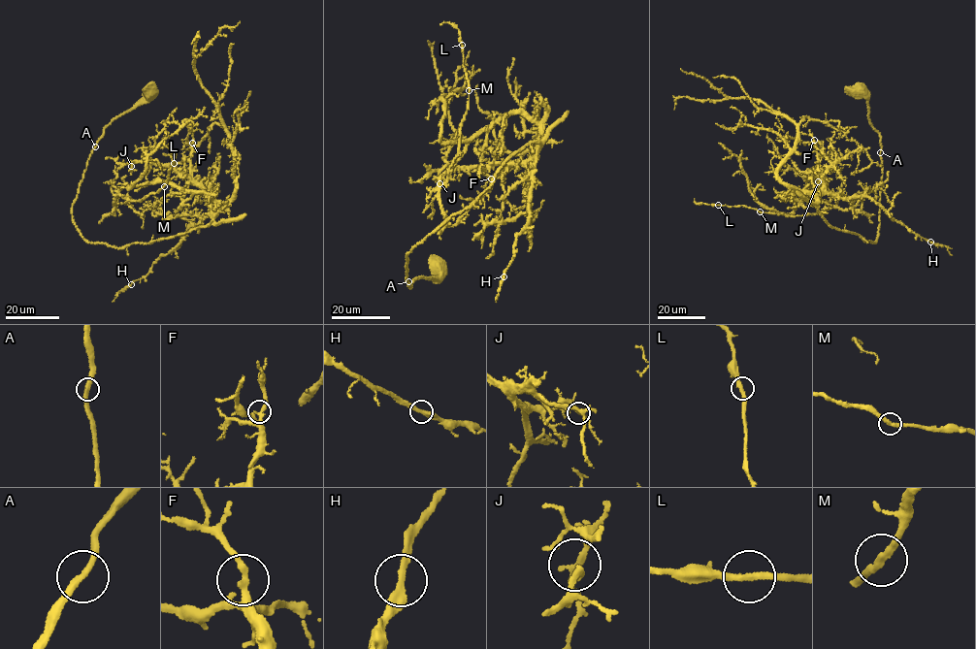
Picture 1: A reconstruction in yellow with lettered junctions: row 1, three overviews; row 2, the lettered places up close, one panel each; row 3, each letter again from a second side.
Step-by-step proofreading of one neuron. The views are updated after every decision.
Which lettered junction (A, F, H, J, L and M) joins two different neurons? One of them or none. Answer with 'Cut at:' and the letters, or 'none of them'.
Cut at: none of them

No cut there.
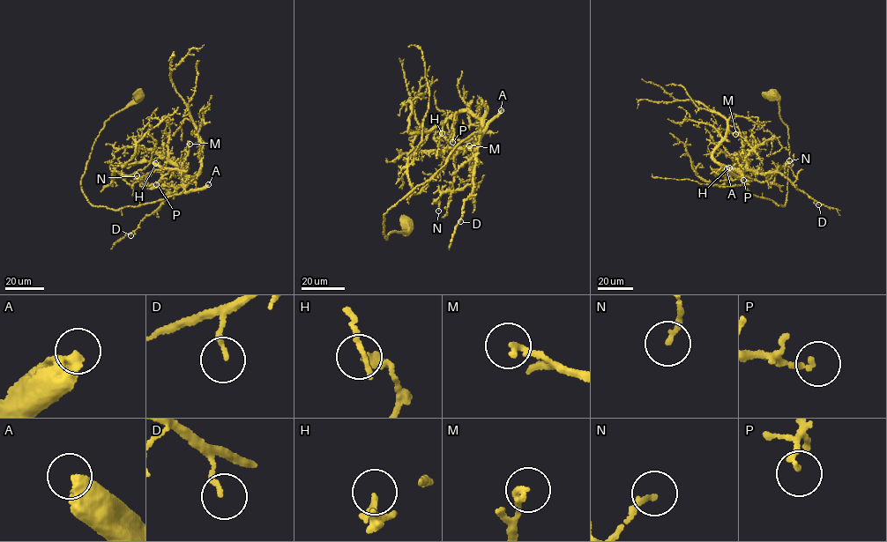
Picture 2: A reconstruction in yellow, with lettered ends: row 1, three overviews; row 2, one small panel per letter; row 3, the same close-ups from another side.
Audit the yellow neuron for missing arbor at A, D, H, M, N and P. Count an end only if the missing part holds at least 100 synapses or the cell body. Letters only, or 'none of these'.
A

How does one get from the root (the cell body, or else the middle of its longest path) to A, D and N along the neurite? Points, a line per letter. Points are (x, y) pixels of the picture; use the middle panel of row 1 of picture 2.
A: (406, 226), (406, 233), (393, 231), (386, 238), (383, 215), (431, 178), (453, 148), (481, 132), (501, 110)
D: (406, 226), (406, 233), (393, 231), (386, 238), (383, 215), (479, 132), (473, 188), (460, 221)
N: (406, 226), (406, 233), (386, 238), (383, 215), (480, 133), (473, 181), (443, 192), (438, 211)

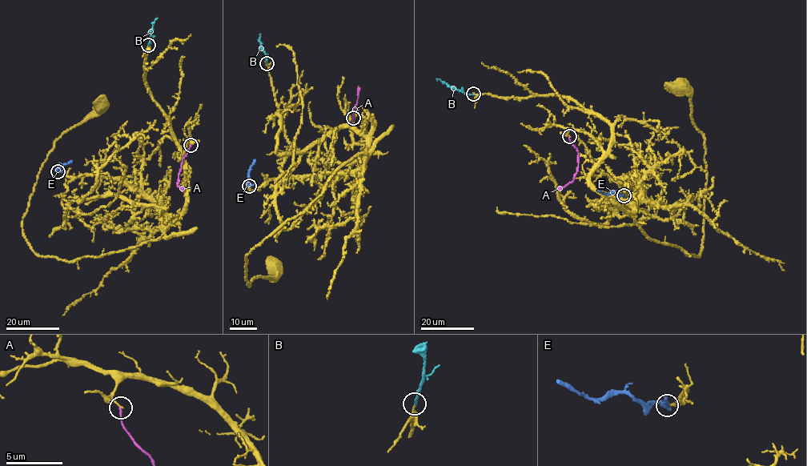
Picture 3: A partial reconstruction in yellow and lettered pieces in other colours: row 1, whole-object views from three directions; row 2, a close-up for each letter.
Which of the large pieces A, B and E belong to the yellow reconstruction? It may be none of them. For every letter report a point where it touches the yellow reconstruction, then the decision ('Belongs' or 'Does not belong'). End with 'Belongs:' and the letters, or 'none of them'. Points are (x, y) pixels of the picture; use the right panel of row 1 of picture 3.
A: Touches yellow at (569, 136). Does not belong
B: Touches yellow at (473, 94). Belongs
E: Touches yellow at (624, 195). Does not belong
Belongs: B

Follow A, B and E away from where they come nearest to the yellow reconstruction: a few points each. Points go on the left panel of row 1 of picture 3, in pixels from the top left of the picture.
A: (190, 145), (182, 160), (177, 185), (182, 189)
B: (149, 45), (157, 18)
E: (58, 171), (62, 165), (72, 161)

